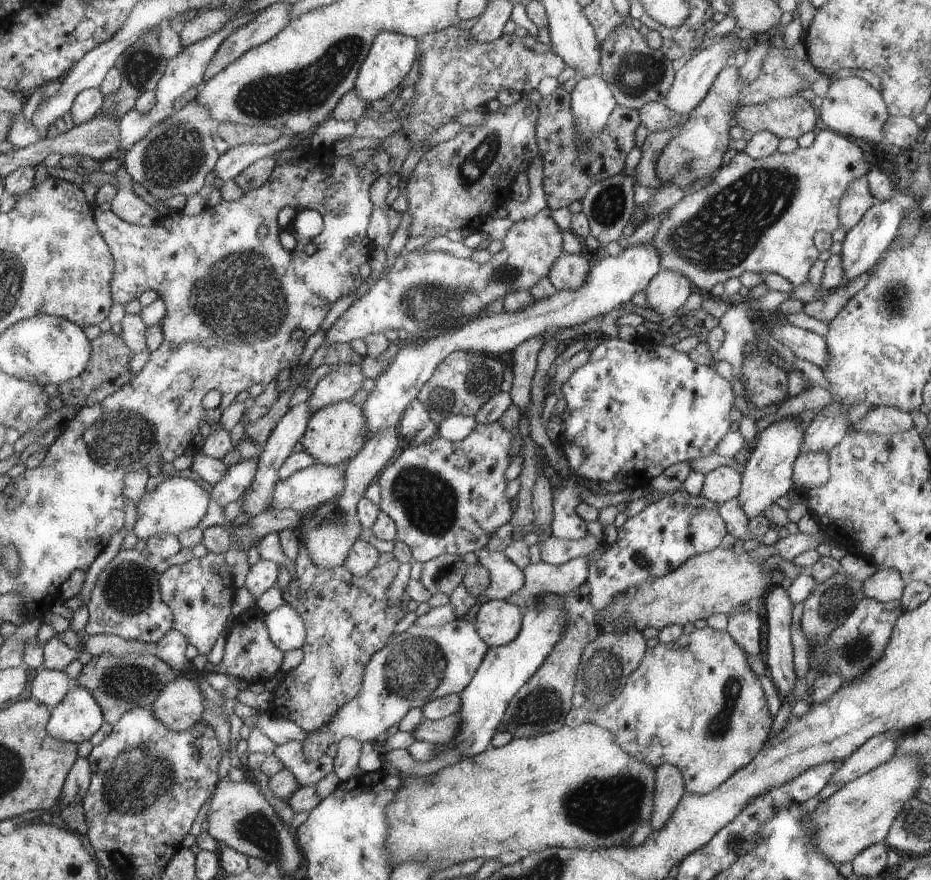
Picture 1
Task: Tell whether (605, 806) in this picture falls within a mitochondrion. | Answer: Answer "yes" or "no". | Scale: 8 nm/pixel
yes

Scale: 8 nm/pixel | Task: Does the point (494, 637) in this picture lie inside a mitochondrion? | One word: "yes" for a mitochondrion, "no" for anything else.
no

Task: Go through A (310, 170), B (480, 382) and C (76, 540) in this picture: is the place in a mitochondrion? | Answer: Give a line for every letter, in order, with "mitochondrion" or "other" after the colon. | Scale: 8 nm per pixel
A: other
B: mitochondrion
C: other

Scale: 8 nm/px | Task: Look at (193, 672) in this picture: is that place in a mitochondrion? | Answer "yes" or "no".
no

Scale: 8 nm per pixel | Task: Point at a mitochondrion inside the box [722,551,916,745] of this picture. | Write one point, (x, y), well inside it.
(838, 598)

